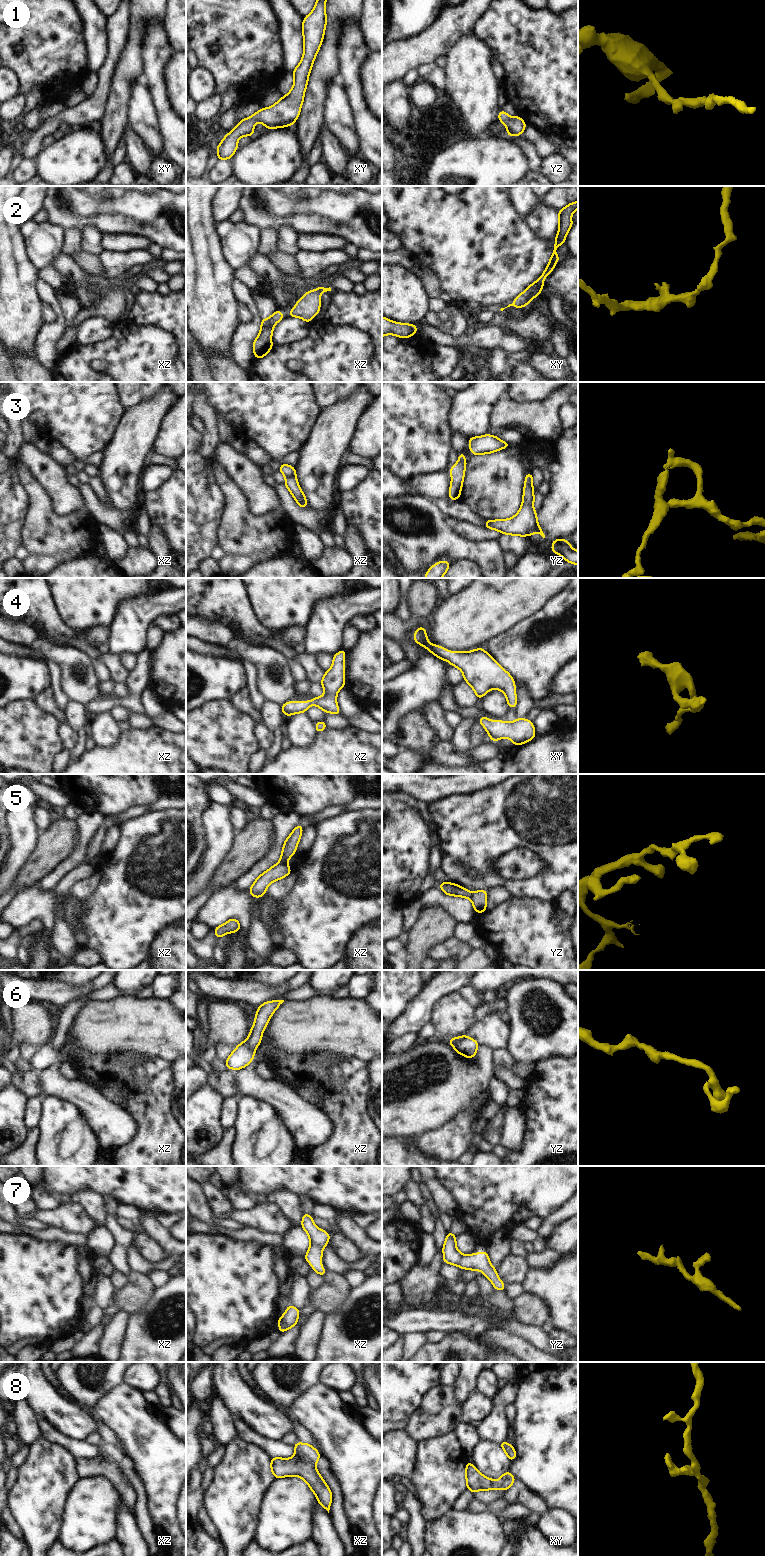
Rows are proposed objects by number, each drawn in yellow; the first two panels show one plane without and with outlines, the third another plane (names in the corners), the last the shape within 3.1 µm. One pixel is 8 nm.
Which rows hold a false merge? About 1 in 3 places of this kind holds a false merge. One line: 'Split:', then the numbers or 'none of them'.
Split: 3, 5, 6

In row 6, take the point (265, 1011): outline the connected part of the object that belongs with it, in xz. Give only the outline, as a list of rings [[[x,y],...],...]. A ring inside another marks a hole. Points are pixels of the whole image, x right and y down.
[[[284,1000],[266,1001],[260,1005],[256,1011],[254,1025],[251,1027],[250,1035],[246,1039],[248,1049],[255,1051],[262,1040],[262,1034],[274,1011],[284,1002]]]

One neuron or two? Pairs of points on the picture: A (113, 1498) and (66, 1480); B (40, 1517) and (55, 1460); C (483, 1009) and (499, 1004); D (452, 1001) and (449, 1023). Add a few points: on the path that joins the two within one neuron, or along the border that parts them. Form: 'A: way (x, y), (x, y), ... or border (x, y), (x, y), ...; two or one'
A: border (79, 1478), (70, 1490), (64, 1504); two
B: way (40, 1503), (40, 1491), (47, 1474); one
C: way (487, 1008), (495, 1006); one
D: way (452, 1006), (452, 1018); one

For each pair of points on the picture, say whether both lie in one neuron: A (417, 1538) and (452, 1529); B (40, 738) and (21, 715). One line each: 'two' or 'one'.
A: two
B: one

